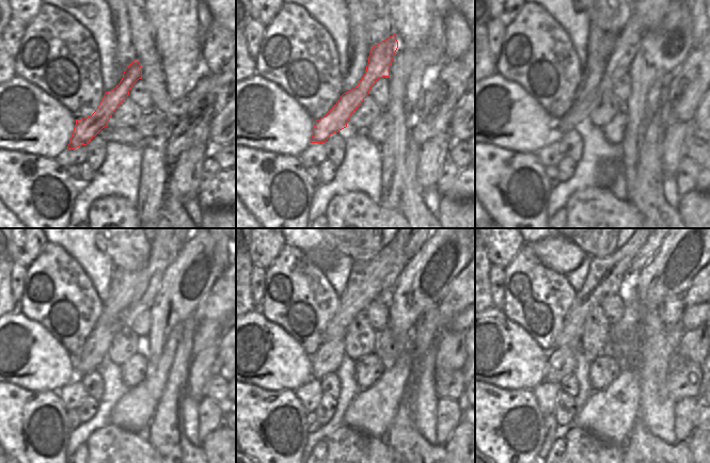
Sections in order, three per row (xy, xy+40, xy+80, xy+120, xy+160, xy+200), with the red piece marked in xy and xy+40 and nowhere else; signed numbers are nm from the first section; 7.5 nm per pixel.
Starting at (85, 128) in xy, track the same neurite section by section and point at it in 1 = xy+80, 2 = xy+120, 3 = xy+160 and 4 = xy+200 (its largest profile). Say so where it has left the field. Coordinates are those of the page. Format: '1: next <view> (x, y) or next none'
1: next xy+80 (627, 45)
2: next xy+120 (163, 250)
3: next xy+160 (390, 282)
4: next xy+200 (648, 250)

